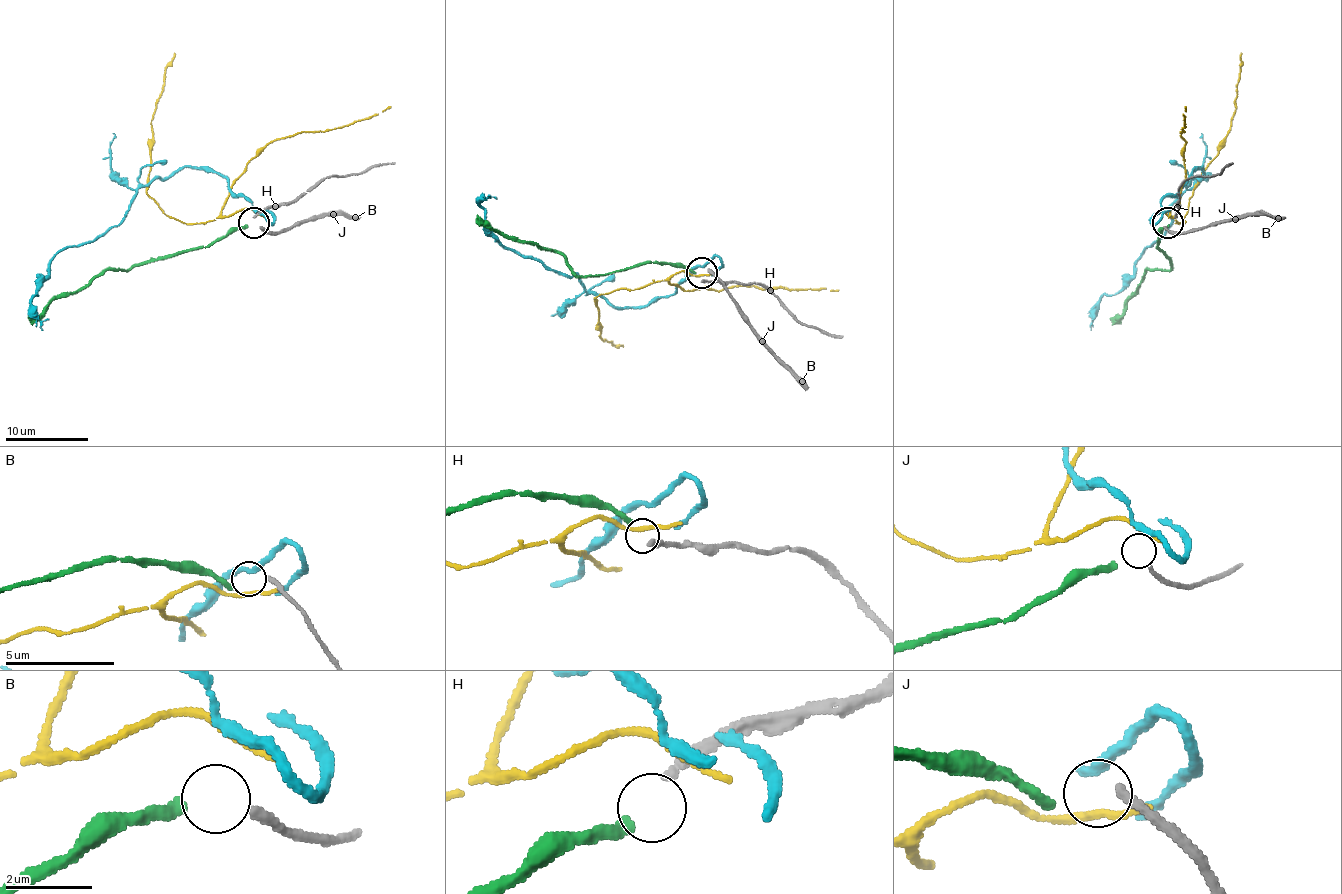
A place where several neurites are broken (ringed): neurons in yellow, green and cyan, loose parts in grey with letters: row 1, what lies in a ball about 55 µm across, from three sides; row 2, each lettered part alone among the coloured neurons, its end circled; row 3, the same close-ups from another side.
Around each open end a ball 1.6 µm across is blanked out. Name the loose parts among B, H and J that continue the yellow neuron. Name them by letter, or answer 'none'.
none

